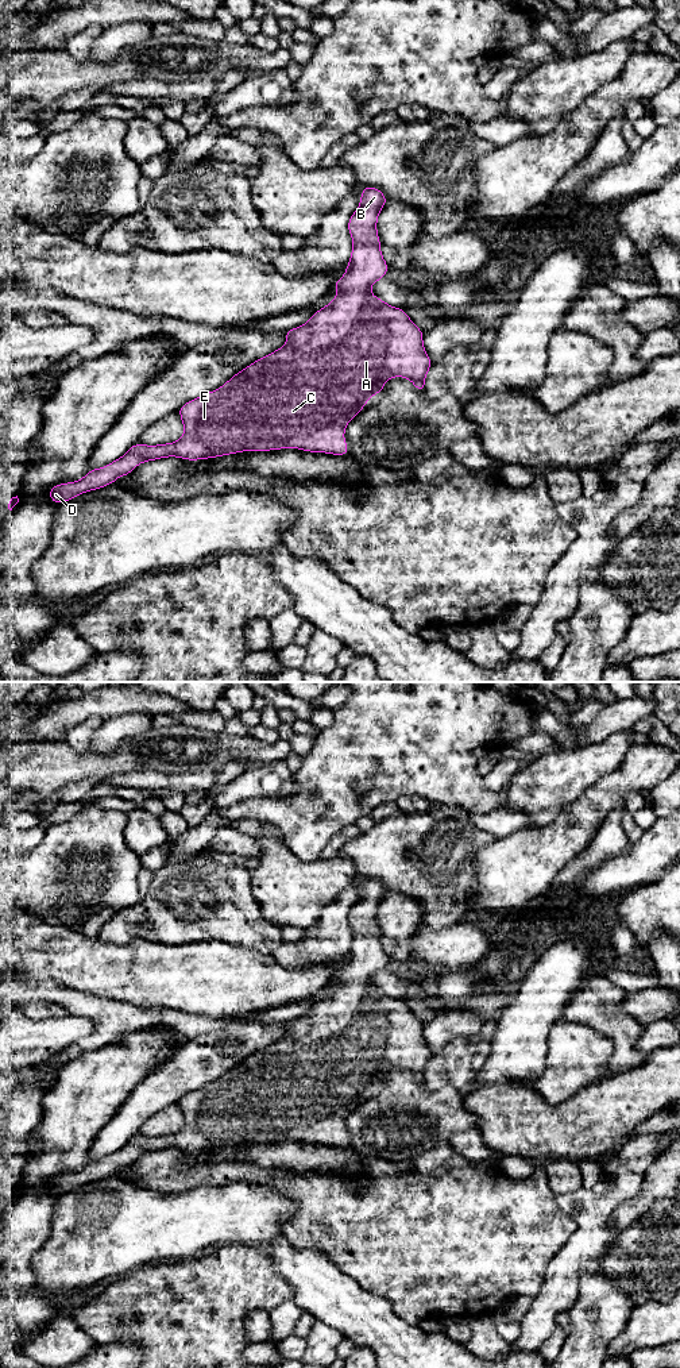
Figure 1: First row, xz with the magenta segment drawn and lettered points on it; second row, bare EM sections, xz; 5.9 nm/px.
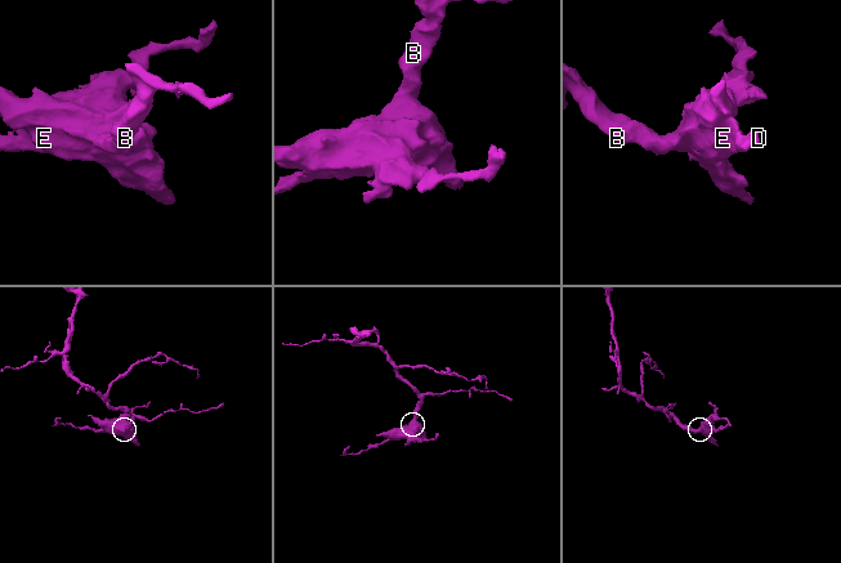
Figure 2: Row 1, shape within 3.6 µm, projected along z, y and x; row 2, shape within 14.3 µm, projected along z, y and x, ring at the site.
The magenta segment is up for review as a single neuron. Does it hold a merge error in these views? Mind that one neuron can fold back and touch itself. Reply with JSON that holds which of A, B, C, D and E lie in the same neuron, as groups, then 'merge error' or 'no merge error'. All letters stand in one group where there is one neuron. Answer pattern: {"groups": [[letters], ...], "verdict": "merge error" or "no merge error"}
{"groups": [["A", "B", "C", "D", "E"]], "verdict": "no merge error"}

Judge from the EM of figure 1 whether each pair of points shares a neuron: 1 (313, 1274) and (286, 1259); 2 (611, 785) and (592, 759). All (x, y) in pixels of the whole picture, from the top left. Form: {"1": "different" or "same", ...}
{"1": "same", "2": "different"}

